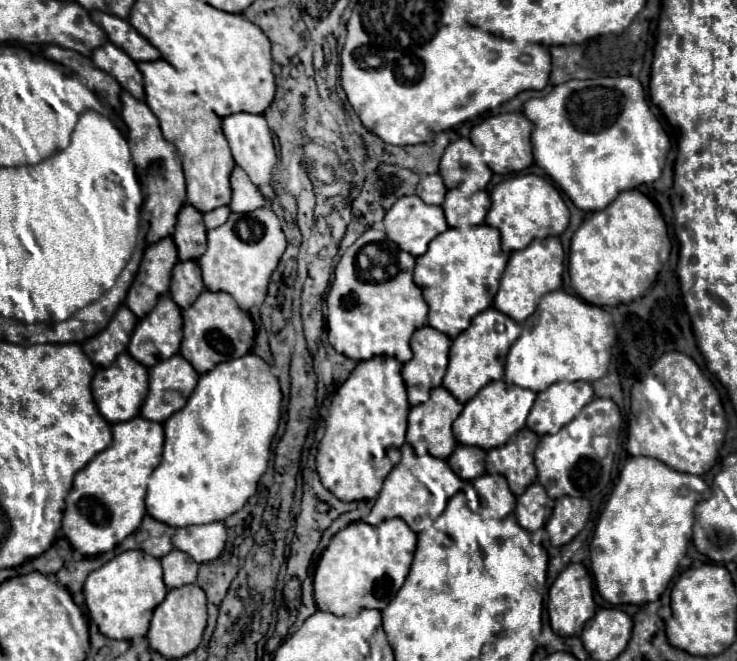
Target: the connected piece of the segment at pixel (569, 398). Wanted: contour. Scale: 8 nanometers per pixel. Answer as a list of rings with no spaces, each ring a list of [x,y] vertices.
[[[557,382],[539,392],[527,416],[527,426],[543,436],[559,432],[579,410],[593,400],[589,382]]]

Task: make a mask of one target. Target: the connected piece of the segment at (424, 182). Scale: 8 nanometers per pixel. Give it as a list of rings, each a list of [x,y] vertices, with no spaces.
[[[429,174],[429,176],[421,178],[421,182],[417,186],[417,196],[425,204],[441,204],[445,198],[445,192],[447,192],[447,188],[439,174]]]

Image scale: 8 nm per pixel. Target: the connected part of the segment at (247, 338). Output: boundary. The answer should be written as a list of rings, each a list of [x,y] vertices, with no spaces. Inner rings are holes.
[[[203,290],[201,296],[183,310],[183,342],[181,342],[181,356],[191,362],[191,366],[205,374],[213,370],[219,362],[235,360],[249,354],[253,346],[255,328],[247,312],[243,312],[237,302],[227,292],[209,292]]]

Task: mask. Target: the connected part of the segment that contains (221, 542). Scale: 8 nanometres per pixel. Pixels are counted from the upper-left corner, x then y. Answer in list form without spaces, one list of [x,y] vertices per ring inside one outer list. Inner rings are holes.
[[[211,522],[207,526],[183,526],[175,530],[173,548],[191,554],[195,562],[213,562],[219,558],[227,544],[227,528],[225,522]]]

